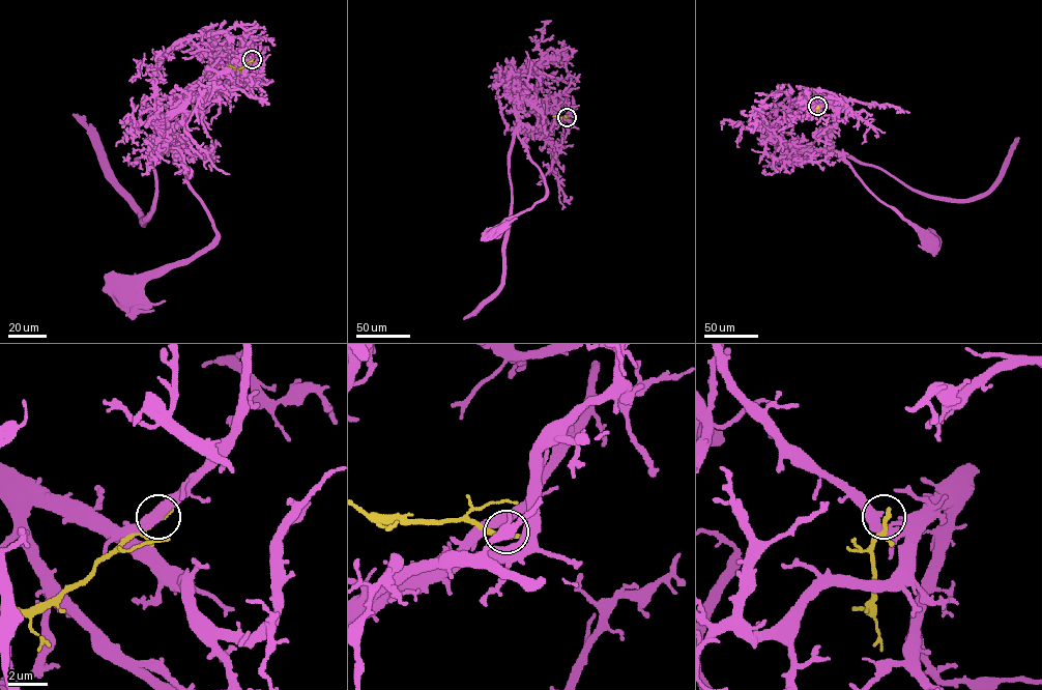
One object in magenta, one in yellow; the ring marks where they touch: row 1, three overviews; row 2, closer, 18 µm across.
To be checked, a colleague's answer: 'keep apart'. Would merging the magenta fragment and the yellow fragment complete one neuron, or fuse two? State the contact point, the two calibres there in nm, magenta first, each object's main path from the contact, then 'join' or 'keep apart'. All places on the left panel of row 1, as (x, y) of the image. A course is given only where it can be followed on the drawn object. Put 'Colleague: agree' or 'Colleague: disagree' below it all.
at (252, 59); 440 nm thick on the magenta side, 320 nm on the other; magenta runs (251, 59), (224, 52), (166, 123), (166, 142), (216, 236), (187, 260), (144, 279), (129, 298); yellow runs (252, 59), (239, 68), (228, 66); keep apart
Colleague: agree

